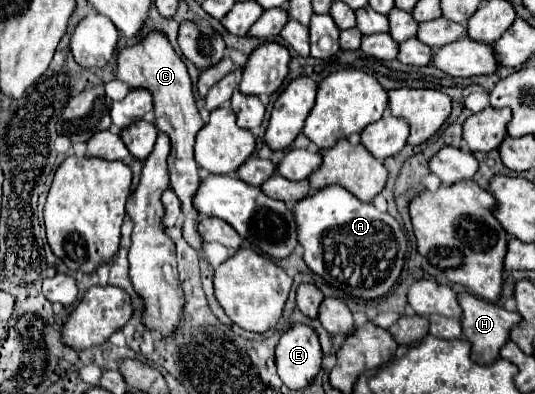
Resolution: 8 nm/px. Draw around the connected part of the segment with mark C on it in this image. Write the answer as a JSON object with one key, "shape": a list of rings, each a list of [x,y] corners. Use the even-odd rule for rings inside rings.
{"shape":[[[152,32],[148,38],[144,38],[140,44],[124,48],[118,54],[118,70],[116,78],[122,82],[128,82],[130,88],[144,88],[152,94],[154,98],[154,124],[158,130],[170,136],[172,142],[172,152],[168,156],[168,168],[170,168],[170,186],[176,190],[180,202],[182,202],[182,212],[186,216],[184,222],[184,238],[194,250],[202,250],[202,236],[196,230],[198,224],[198,212],[192,204],[192,198],[202,182],[198,174],[198,166],[194,160],[194,136],[196,132],[204,126],[196,102],[194,102],[194,92],[192,92],[192,80],[188,76],[186,64],[180,60],[180,56],[172,50],[168,38],[160,32]]]}

